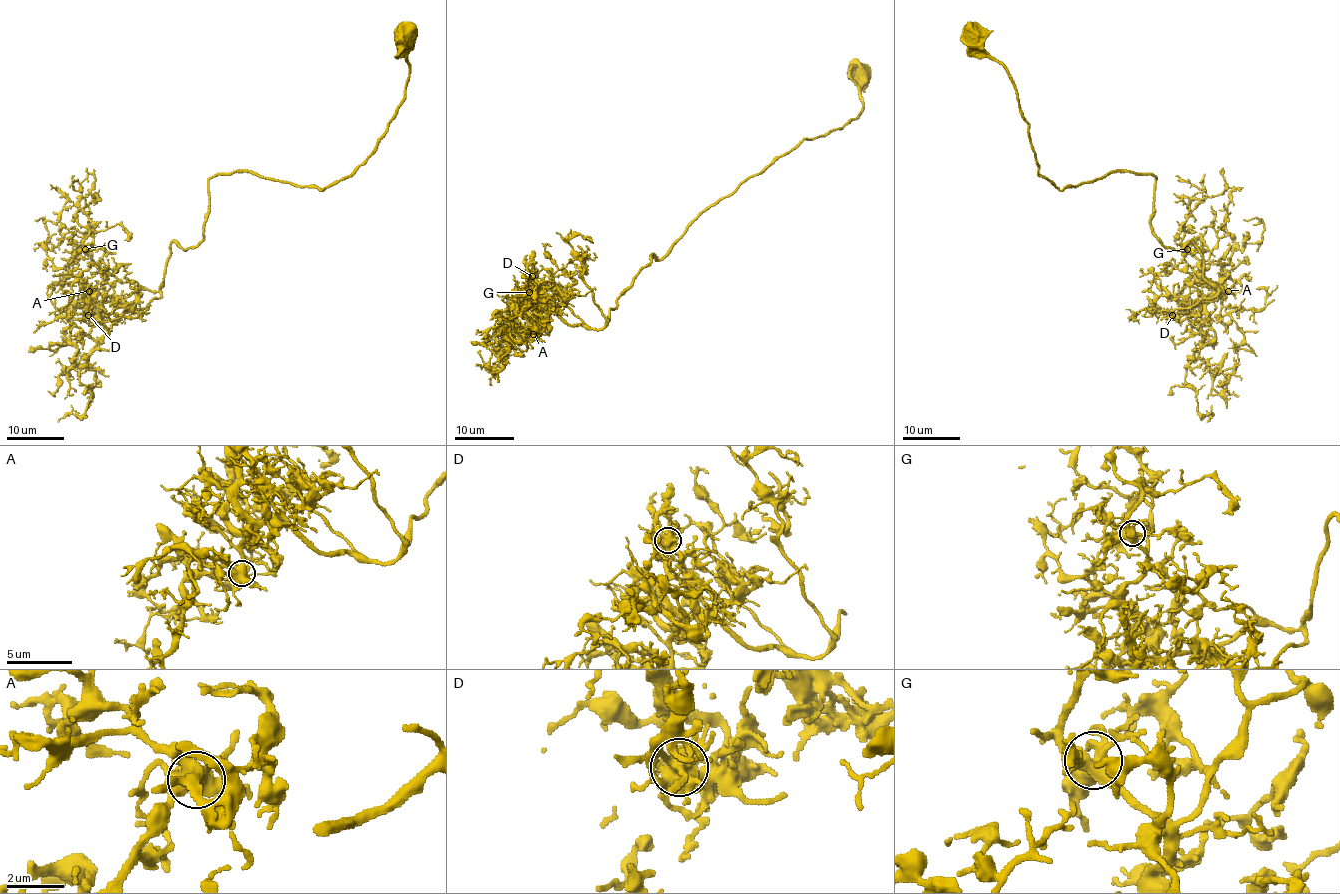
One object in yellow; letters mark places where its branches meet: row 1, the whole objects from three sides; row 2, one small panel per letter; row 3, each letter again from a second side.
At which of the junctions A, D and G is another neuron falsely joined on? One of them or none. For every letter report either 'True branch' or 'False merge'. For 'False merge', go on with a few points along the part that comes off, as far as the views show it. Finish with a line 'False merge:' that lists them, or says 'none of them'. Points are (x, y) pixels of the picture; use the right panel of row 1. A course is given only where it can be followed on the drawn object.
A: True branch
D: True branch
G: True branch
False merge: none of them

